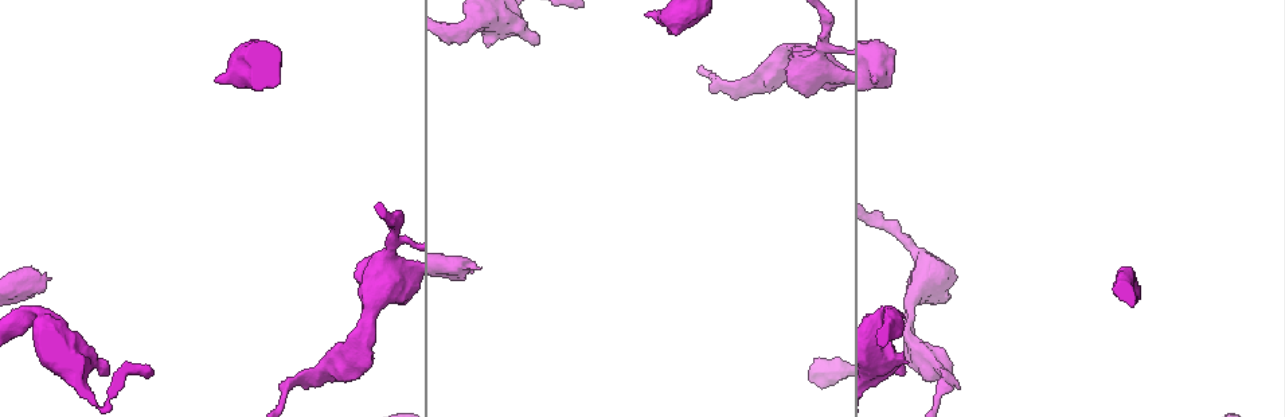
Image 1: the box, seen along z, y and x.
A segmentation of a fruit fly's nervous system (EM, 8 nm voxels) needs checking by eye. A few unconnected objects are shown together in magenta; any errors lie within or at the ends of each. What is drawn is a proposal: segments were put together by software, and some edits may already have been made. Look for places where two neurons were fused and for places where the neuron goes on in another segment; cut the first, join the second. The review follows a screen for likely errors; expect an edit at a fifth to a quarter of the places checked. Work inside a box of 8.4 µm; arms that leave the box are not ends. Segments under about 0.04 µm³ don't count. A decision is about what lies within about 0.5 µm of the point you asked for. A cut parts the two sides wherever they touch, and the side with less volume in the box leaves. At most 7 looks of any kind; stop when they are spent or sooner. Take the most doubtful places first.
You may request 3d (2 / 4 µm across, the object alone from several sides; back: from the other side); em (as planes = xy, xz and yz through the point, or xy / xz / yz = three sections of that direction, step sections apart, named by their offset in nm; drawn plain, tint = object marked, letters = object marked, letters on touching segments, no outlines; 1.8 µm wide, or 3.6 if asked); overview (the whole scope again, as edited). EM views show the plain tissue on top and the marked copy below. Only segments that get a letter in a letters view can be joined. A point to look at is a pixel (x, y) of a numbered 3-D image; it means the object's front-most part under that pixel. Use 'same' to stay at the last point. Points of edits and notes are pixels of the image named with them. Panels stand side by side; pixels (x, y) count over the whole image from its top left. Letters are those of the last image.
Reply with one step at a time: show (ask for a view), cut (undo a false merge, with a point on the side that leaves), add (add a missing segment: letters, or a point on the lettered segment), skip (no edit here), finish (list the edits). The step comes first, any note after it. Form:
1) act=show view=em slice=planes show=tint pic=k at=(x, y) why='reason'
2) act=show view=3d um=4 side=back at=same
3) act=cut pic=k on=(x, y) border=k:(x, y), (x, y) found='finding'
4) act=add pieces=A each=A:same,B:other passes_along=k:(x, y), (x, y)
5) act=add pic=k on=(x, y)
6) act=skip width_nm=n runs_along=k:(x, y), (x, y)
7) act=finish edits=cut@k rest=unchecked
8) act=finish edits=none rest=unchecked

act=show view=3d um=4 pic=1 at=(899, 374) why='branch stops here'

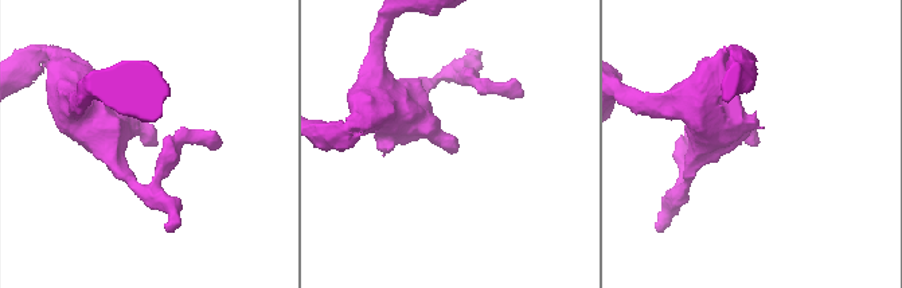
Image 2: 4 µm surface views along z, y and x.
act=show view=em slice=yz step=4 show=tint pic=2 at=(149, 146) why='now the EM'

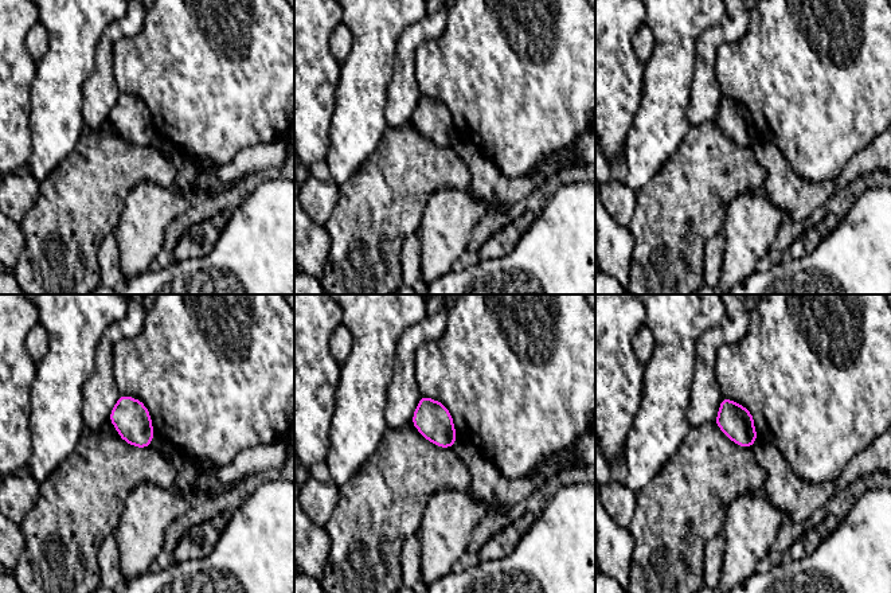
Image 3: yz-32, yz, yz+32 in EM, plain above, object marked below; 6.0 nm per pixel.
act=show view=em slice=yz step=4 show=letters at=same

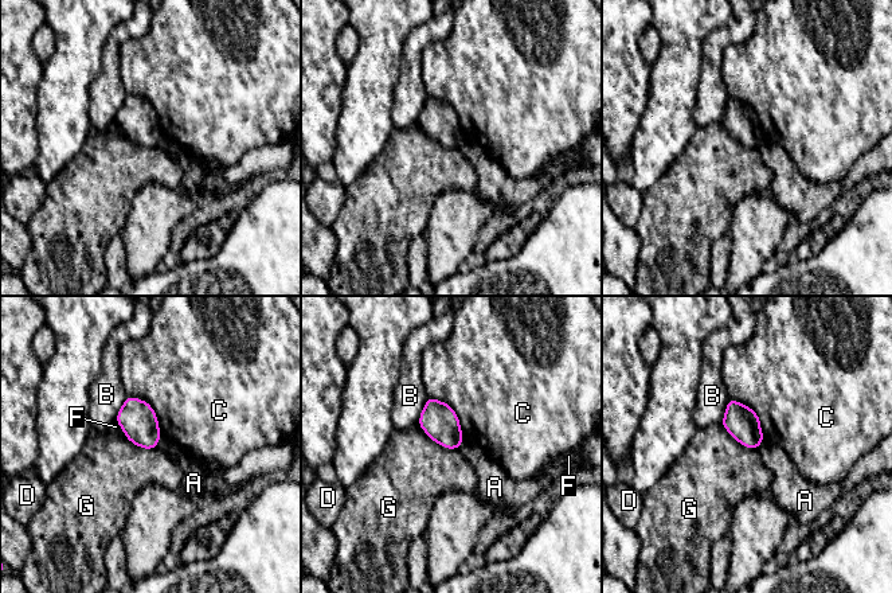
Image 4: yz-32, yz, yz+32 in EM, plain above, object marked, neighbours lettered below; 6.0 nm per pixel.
act=skip width_nm=200 each=A:other,B:other,C:other,D:other,F:other,G:other found='none of them fits'

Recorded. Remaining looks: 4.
act=show view=3d um=4 pic=1 at=(906, 245) why='sudden change in width'

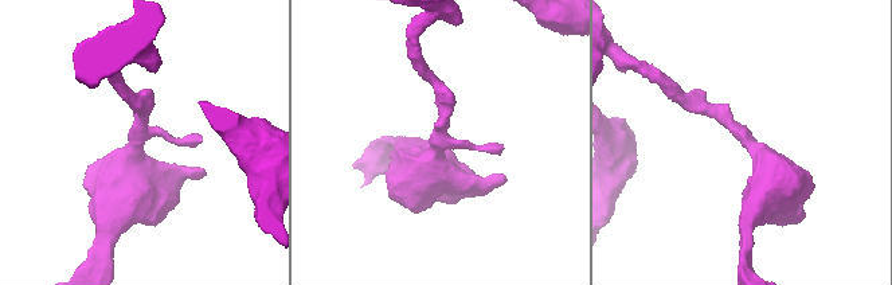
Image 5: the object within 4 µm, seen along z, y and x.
act=show view=em um=3.6 slice=xz step=16 show=letters pic=5 at=(741, 134) why='need the tissue'

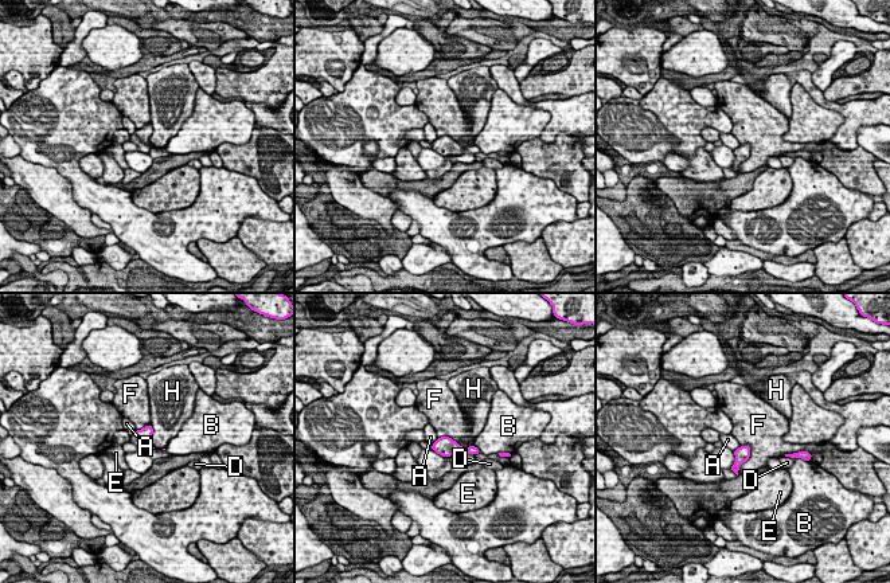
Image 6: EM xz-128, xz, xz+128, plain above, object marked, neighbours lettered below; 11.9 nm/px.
act=show view=em um=3.6 slice=planes show=letters at=same why='cut it another way'

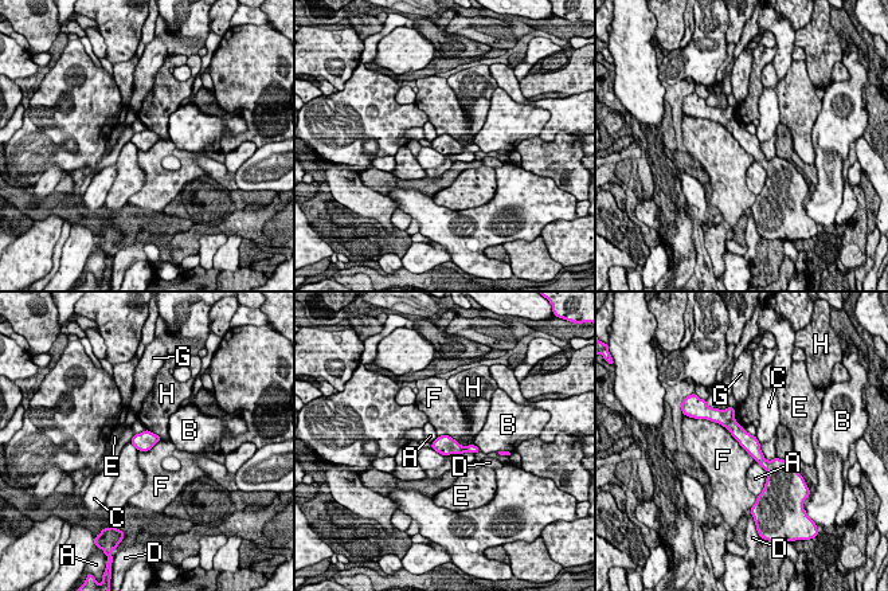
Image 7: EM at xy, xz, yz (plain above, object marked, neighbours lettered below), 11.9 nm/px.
act=skip each=A:other,B:other,C:other,D:other,E:other,F:other,G:other,H:other border=7:(705, 418), (720, 423), (755, 461) found='all the same neuron'

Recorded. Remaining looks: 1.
act=show view=em slice=yz step=4 show=letters pic=1 at=(753, 82) why='sudden change in width'

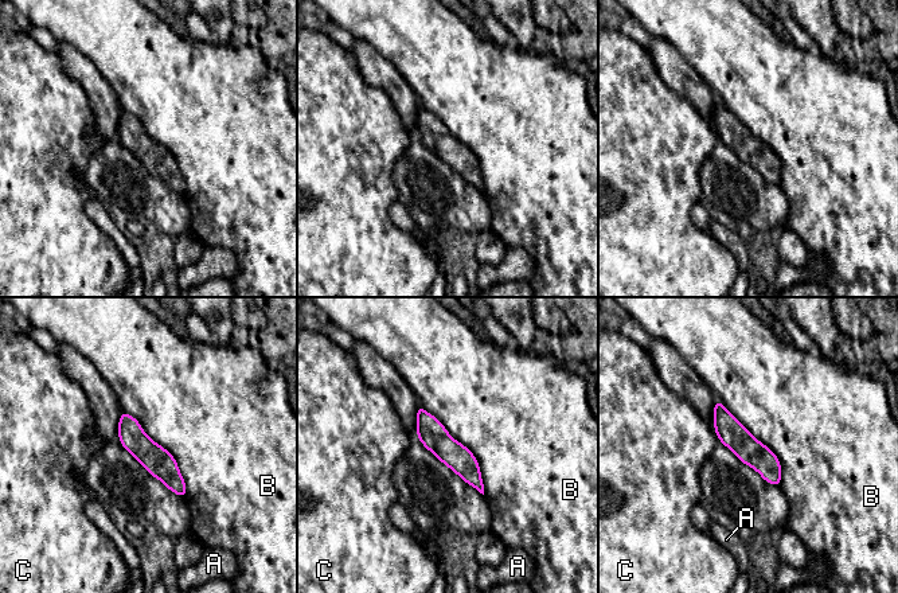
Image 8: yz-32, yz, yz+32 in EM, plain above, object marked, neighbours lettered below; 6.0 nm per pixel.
act=skip width_nm=170 each=A:other,B:other,C:other runs_along=8:(718, 405), (726, 426), (777, 482) found='all the same neuron'

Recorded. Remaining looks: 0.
act=finish edits=none rest=unchecked

